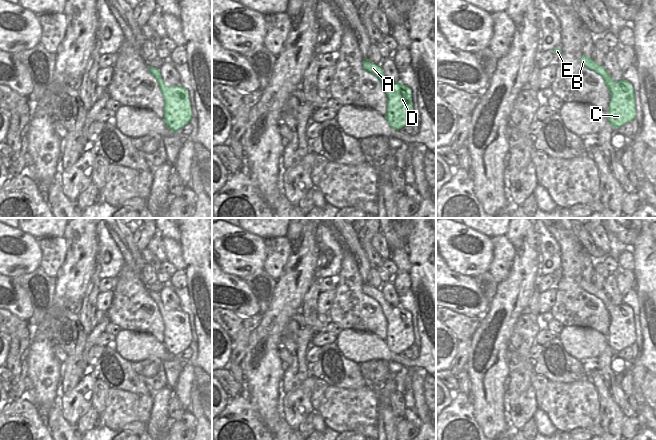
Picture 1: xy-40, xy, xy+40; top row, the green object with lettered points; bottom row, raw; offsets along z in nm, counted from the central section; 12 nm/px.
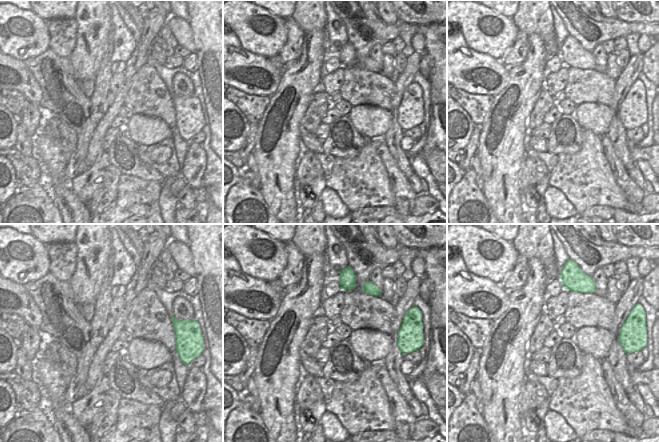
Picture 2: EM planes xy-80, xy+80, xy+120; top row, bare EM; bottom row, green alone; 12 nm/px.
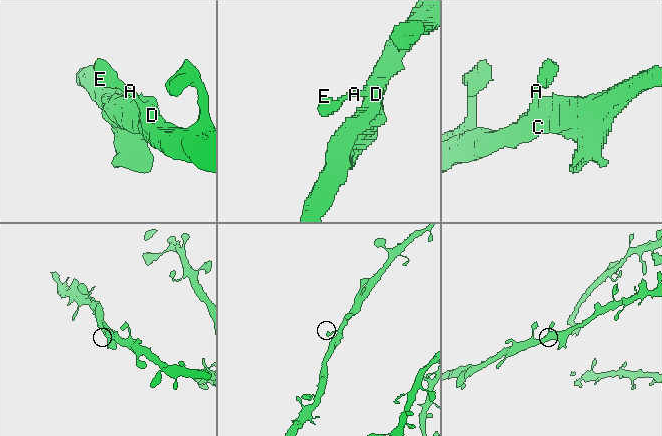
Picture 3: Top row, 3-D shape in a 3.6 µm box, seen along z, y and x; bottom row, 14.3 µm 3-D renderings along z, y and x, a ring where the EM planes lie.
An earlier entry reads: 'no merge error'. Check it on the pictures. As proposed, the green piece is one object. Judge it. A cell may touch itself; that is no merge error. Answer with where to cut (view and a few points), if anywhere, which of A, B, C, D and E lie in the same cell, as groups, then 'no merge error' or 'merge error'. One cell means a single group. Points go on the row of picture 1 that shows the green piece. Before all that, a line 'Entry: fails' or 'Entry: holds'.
Entry: holds
cut none; groups A B C D E; no merge error

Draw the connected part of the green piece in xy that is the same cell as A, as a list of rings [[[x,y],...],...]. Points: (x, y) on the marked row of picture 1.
[[[363,59],[363,69],[375,75],[381,82],[387,95],[387,113],[385,118],[388,124],[399,131],[409,125],[415,114],[413,112],[412,90],[401,82],[391,82],[384,74],[381,66]]]

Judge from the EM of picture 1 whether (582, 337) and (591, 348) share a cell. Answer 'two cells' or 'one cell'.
one cell

